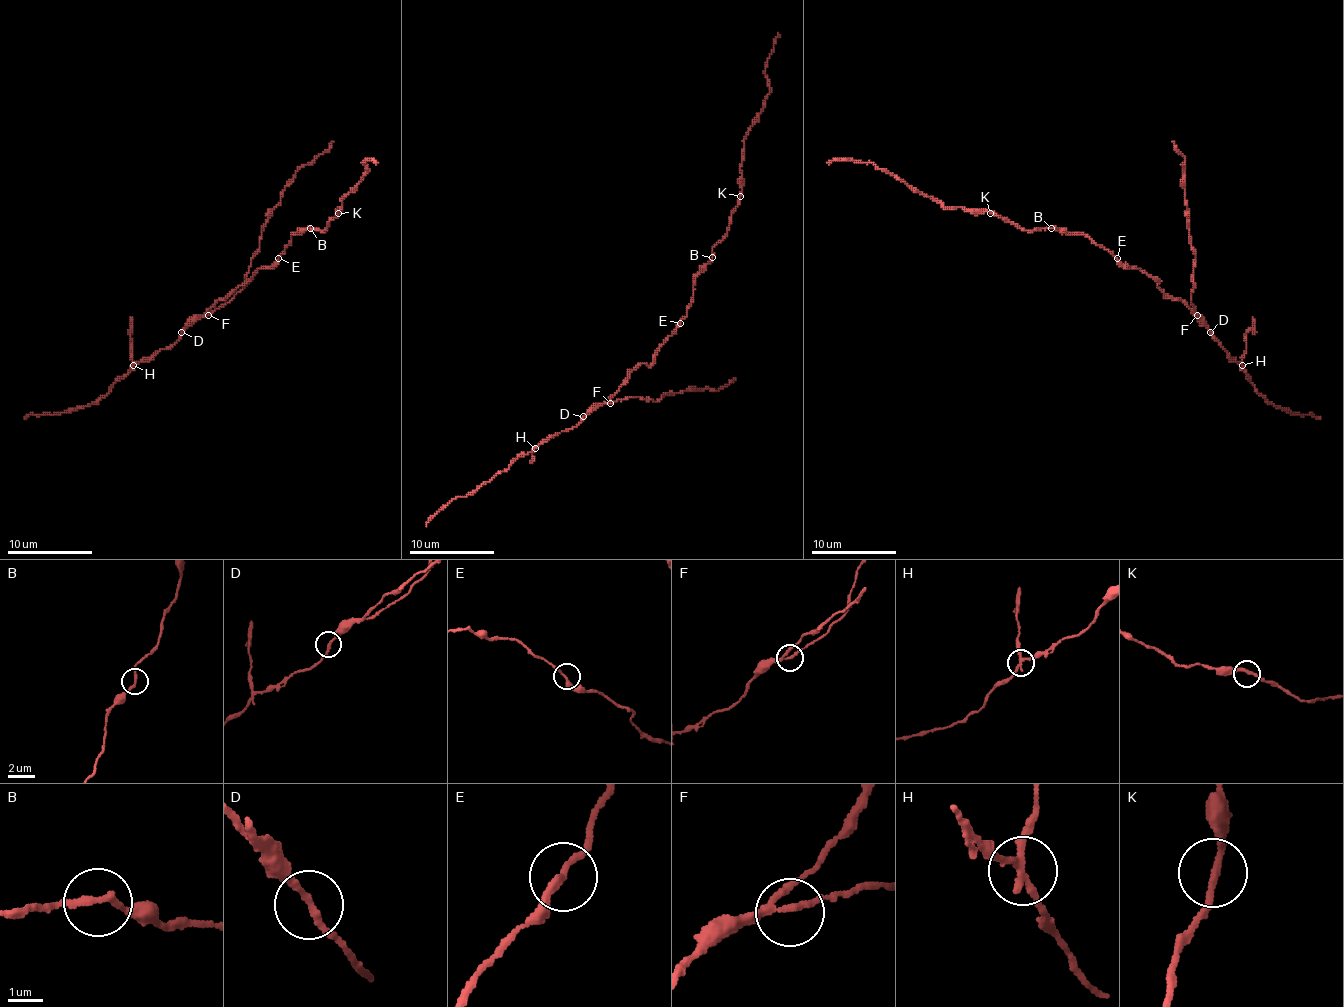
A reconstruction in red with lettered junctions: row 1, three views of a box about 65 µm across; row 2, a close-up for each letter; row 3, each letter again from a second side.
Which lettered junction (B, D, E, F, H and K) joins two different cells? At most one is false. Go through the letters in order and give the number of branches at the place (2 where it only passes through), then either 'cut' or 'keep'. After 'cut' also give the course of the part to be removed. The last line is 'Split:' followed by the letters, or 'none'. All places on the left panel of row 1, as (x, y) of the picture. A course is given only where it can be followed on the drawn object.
B: 2 branches meet; keep
D: 2 branches meet; keep
E: 2 branches meet; keep
F: 3 branches meet; keep
H: 3 branches meet; cut; foreign part runs (132, 366), (130, 317)
K: 2 branches meet; keep
Split: H

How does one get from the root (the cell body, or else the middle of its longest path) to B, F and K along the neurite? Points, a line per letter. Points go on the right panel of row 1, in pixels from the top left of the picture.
B: (1128, 266), (1123, 266), (1087, 237), (1066, 234), (1051, 228)
F: (1128, 266), (1136, 266), (1155, 277), (1159, 281), (1157, 285), (1168, 296), (1178, 298), (1197, 315)
K: (1128, 266), (1083, 234), (1066, 234), (1053, 228), (1022, 230), (990, 213)

